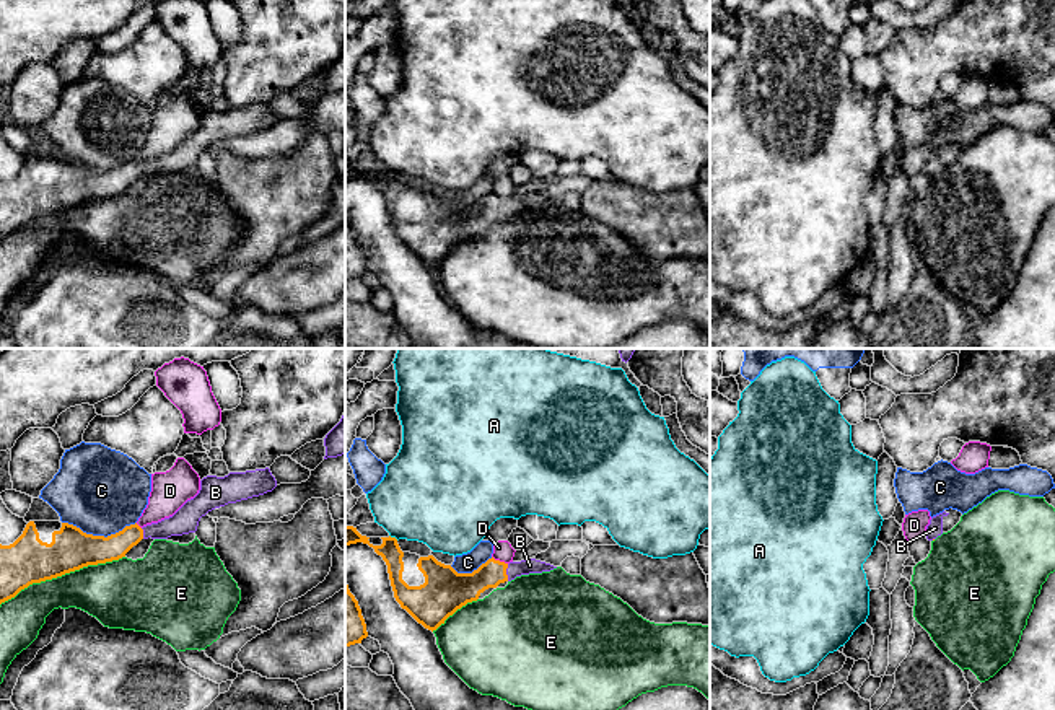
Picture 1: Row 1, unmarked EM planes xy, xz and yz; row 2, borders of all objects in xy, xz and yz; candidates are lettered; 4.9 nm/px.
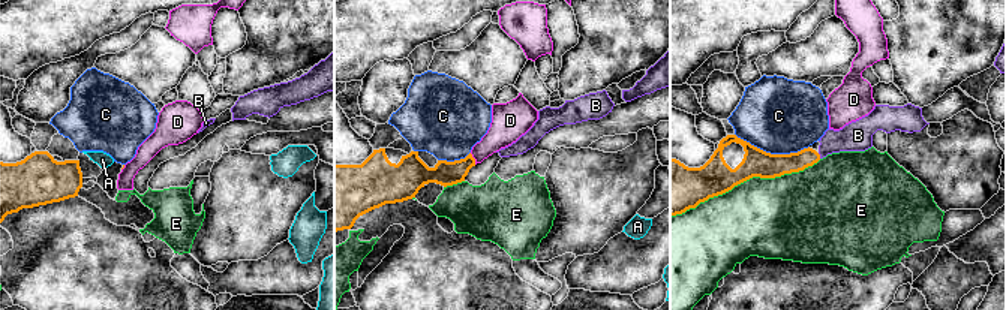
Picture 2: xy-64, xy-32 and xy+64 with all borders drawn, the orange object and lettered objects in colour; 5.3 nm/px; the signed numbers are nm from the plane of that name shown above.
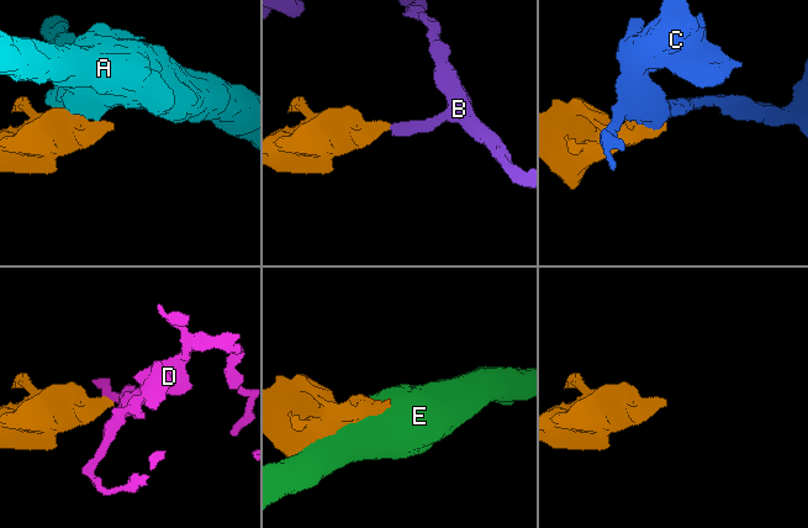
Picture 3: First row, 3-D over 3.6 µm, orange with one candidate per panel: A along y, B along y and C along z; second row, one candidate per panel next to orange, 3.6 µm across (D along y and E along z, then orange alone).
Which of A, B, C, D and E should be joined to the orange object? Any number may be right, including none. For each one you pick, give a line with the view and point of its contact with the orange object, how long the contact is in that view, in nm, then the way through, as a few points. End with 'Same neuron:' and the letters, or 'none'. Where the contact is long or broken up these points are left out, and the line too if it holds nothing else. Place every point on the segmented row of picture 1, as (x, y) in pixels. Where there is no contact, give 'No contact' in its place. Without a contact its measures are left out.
B: Touches orange at xz (505, 572). Shared border 90 nm. Path across: xz (458, 588), (494, 572), (505, 572), (529, 565)
Same neuron: B

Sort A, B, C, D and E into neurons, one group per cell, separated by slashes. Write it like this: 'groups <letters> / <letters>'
groups A / B / C / D / E

